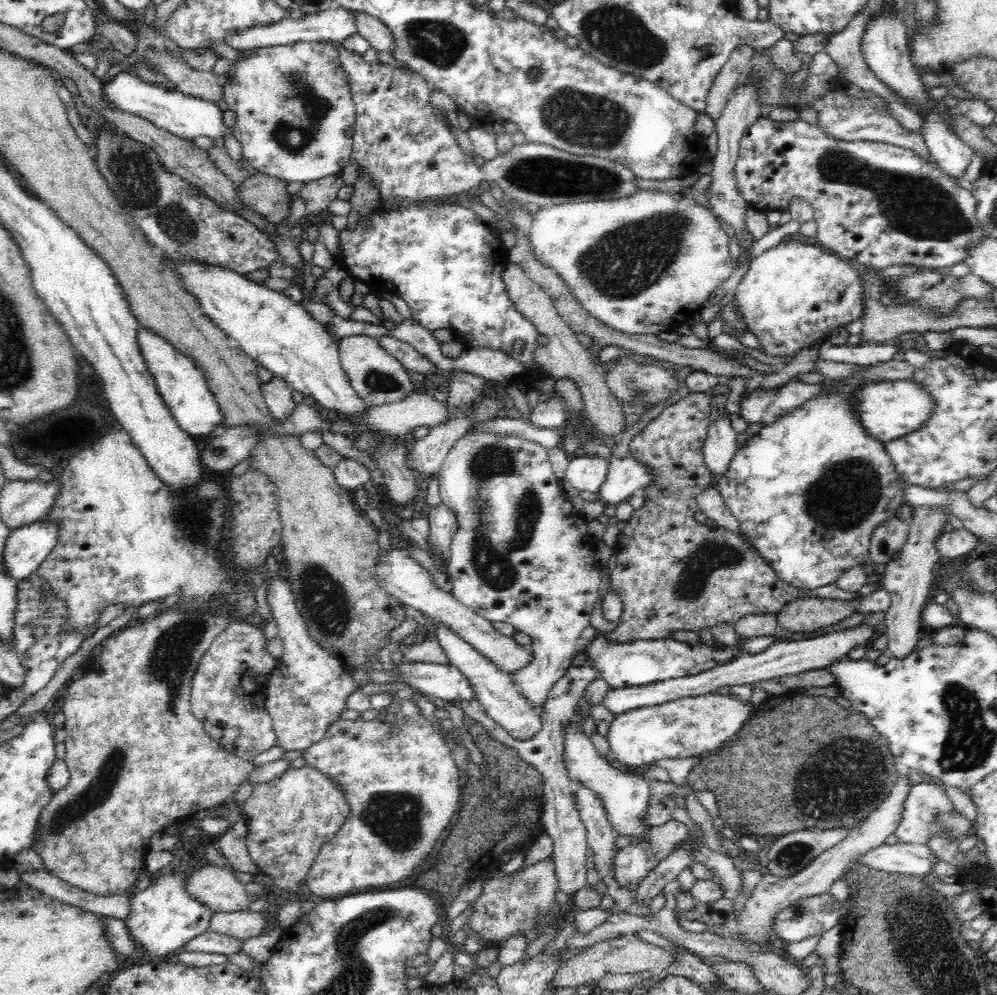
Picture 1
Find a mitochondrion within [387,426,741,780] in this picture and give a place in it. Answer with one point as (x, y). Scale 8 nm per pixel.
(495, 564)

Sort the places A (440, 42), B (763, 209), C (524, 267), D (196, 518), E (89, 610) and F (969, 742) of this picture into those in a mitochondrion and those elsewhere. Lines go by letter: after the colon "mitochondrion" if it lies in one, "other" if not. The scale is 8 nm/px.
A: mitochondrion
B: other
C: other
D: mitochondrion
E: other
F: mitochondrion

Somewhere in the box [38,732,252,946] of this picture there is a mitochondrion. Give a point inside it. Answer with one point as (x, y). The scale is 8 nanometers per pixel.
(71, 812)

